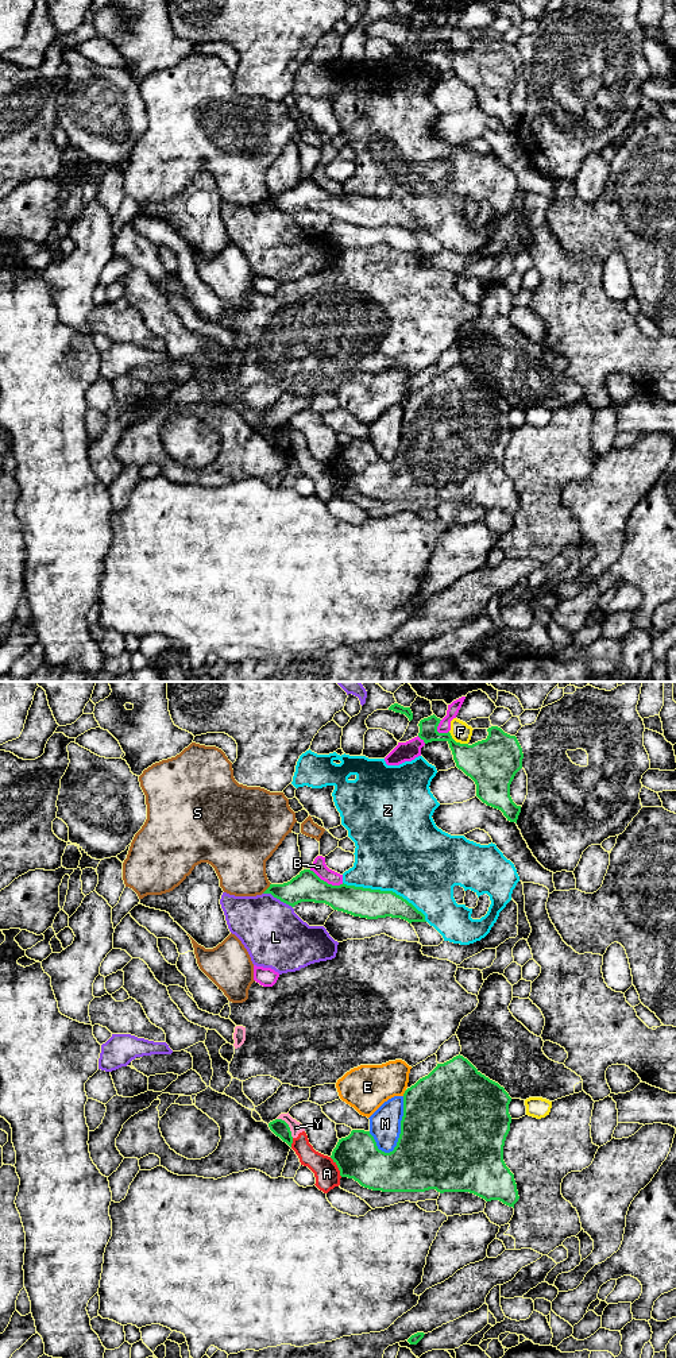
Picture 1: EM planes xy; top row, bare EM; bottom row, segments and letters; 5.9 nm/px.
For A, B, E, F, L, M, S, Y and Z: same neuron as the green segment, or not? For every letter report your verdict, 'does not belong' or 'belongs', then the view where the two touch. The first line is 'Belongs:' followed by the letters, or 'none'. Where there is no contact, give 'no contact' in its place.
Belongs: none
A: does not belong; meets green in xy
B: does not belong; meets green in xy
E: does not belong; meets green in xy
F: does not belong; meets green in xy
L: does not belong; meets green in xy
M: does not belong; meets green in xy
S: does not belong; meets green in xy
Y: does not belong; meets green in xy
Z: does not belong; meets green in xy

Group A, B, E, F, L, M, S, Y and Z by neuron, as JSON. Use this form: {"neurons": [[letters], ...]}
{"neurons": [["A", "Y"], ["B"], ["E", "F"], ["L"], ["M"], ["S"], ["Z"]]}

